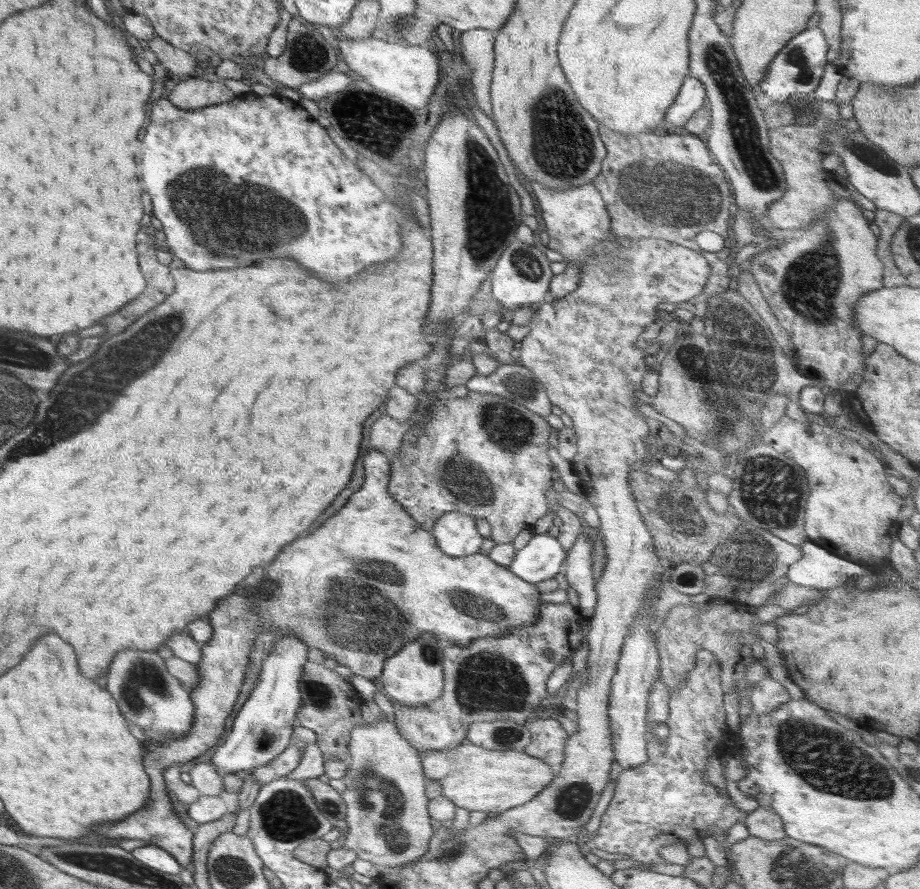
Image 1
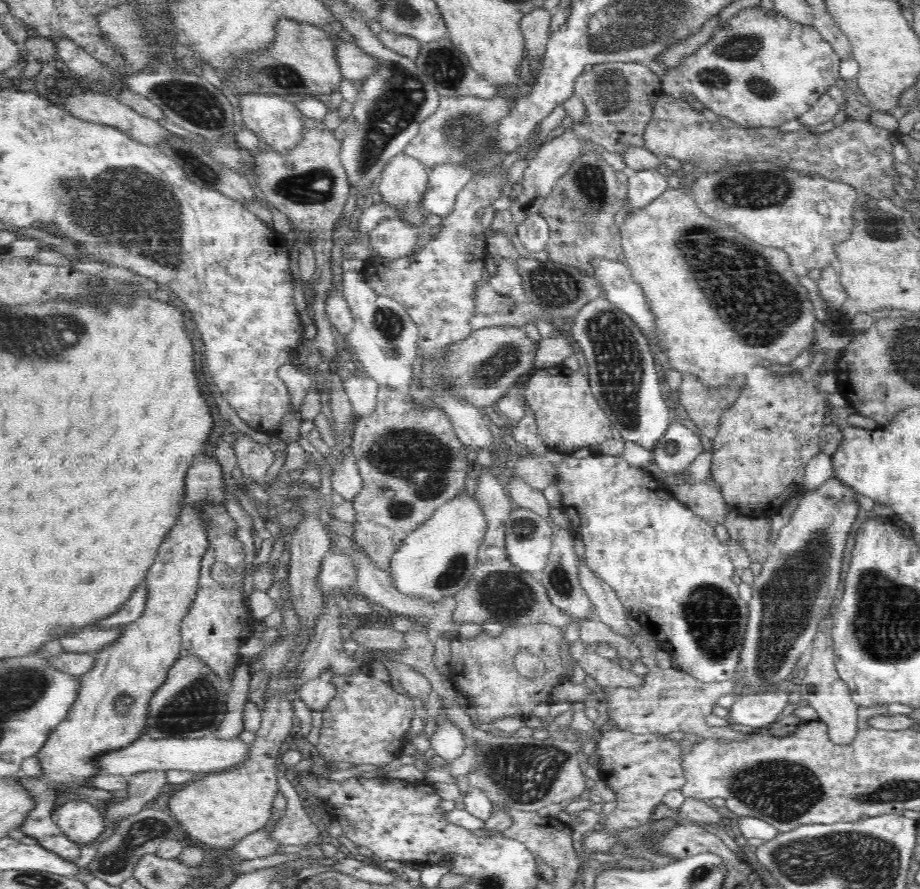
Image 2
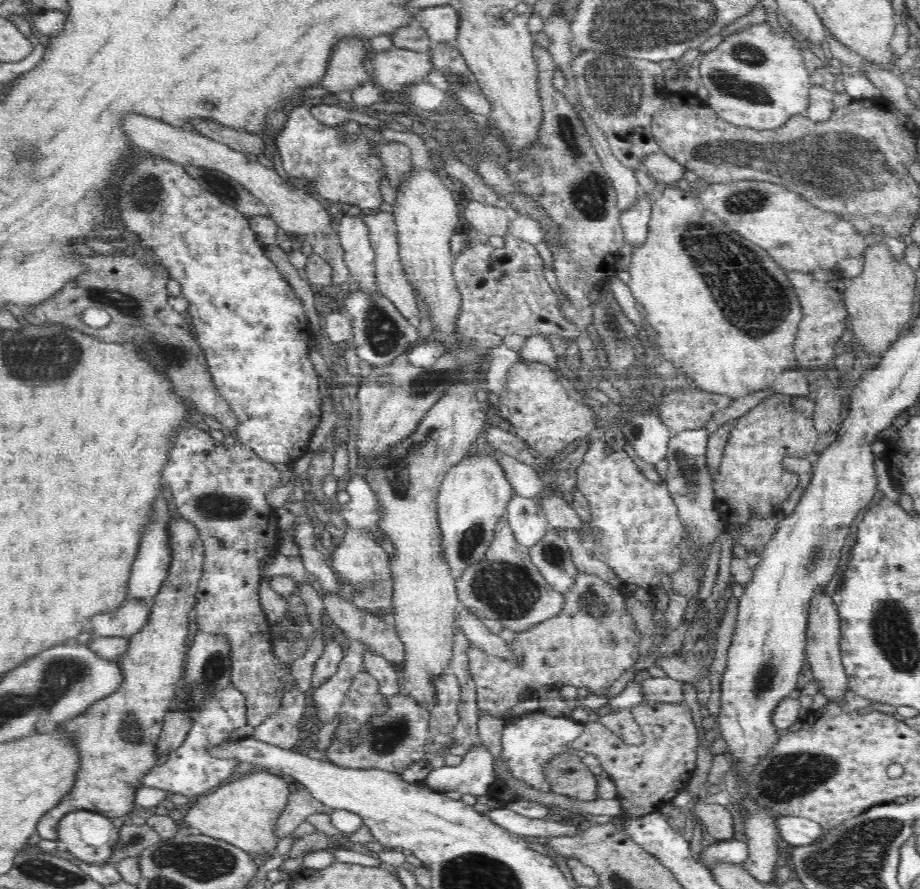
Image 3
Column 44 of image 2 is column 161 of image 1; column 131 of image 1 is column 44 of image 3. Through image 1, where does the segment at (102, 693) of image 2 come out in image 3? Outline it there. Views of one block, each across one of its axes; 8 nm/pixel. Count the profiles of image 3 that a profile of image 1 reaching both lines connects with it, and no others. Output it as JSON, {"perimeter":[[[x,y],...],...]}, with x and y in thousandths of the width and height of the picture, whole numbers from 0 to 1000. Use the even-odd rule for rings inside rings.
{"perimeter":[[[189,575],[186,595],[184,613],[188,620],[188,632],[185,634],[184,647],[167,670],[165,688],[162,690],[159,702],[148,713],[141,715],[141,724],[135,731],[135,736],[130,736],[126,742],[136,755],[135,767],[126,778],[114,786],[107,787],[87,805],[72,810],[71,819],[83,829],[83,838],[88,845],[88,866],[84,868],[84,880],[78,889],[40,927],[40,935],[46,944],[63,946],[63,926],[70,918],[82,912],[99,912],[111,916],[117,921],[140,916],[147,907],[146,895],[154,886],[154,877],[172,855],[171,835],[176,823],[177,808],[190,785],[193,769],[198,764],[203,733],[201,720],[204,715],[204,702],[207,702],[204,691],[214,677],[223,624],[215,595],[208,587],[200,585],[192,575]]]}

